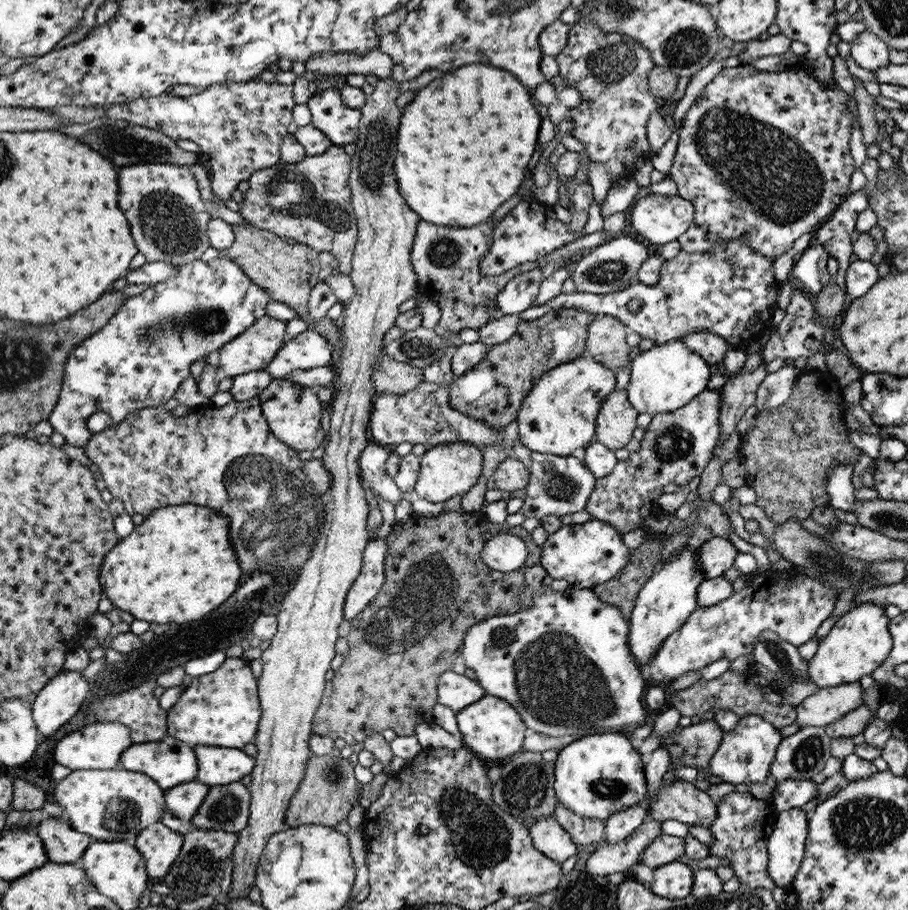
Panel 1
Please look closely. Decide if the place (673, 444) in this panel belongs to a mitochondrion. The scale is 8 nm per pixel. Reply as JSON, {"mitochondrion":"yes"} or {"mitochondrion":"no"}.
{"mitochondrion":"yes"}

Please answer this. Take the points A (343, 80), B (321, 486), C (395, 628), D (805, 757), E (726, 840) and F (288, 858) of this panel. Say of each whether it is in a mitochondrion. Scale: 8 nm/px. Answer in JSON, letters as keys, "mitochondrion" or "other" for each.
{"A":"other","B":"mitochondrion","C":"mitochondrion","D":"mitochondrion","E":"other","F":"other"}

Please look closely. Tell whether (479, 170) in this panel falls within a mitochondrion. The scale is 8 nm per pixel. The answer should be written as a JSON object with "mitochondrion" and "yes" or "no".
{"mitochondrion":"no"}

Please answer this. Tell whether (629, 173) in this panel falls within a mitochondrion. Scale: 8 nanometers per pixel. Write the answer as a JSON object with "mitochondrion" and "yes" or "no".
{"mitochondrion":"no"}

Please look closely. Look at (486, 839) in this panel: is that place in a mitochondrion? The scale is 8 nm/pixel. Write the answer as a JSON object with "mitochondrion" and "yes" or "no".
{"mitochondrion":"yes"}

